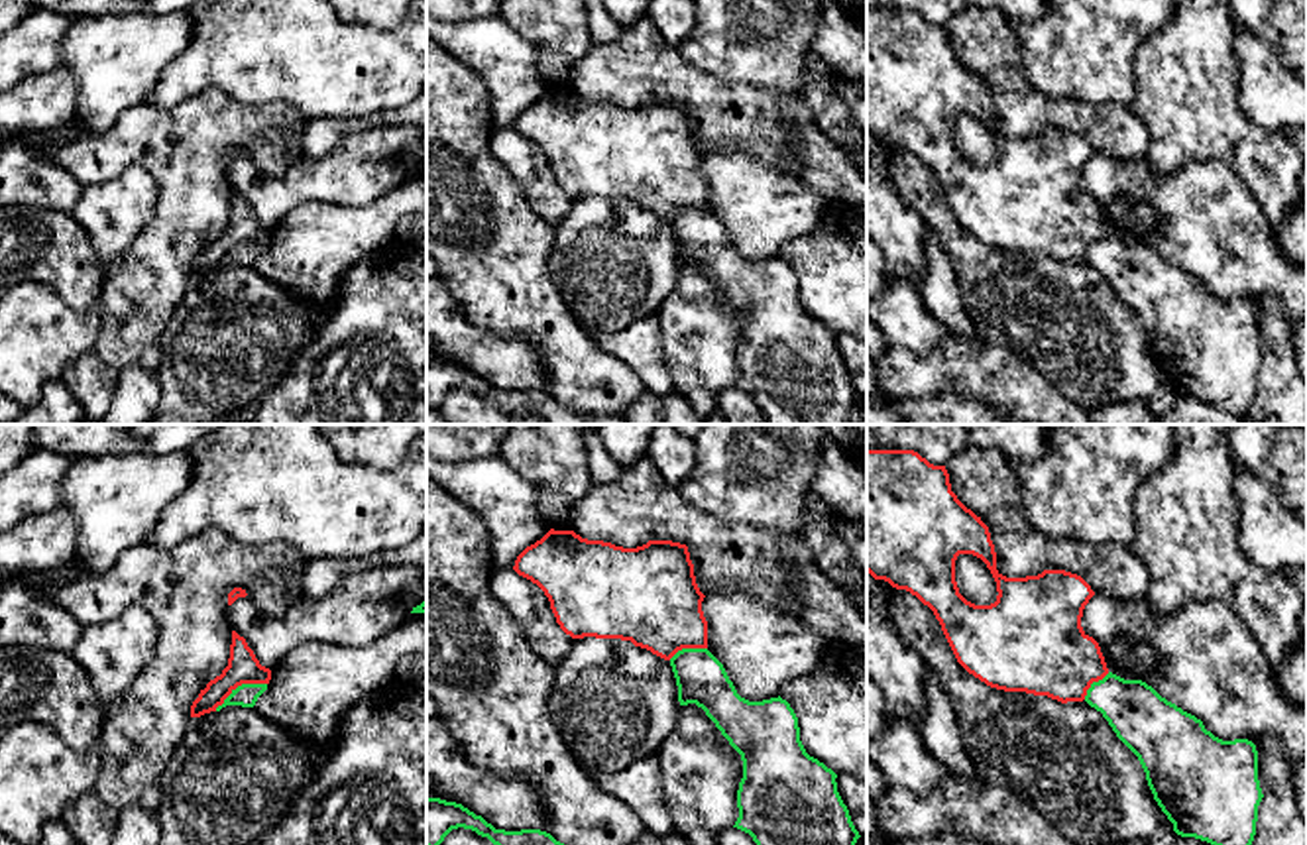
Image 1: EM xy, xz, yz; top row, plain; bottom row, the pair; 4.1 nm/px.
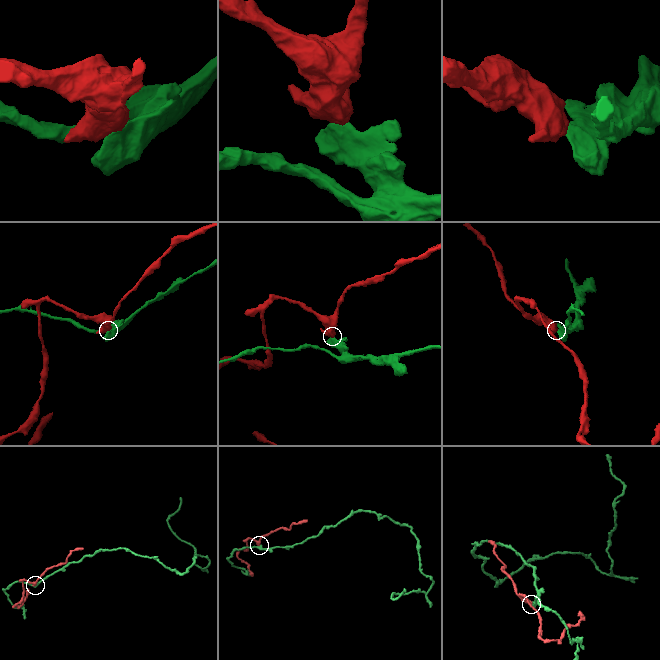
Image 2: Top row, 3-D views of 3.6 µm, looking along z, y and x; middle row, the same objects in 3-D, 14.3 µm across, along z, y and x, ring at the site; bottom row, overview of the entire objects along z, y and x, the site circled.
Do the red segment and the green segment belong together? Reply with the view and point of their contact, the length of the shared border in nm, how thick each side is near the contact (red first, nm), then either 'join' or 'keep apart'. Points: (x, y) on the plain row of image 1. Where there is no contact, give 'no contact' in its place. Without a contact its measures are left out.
xy (240, 244) | 240 nm | 130/90 nm | keep apart

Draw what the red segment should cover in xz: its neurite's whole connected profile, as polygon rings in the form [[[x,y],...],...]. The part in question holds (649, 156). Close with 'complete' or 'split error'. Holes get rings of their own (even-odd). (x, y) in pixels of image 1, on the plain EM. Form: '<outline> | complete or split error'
[[[550,88],[513,130],[544,151],[572,198],[631,200],[664,220],[682,208],[708,208],[706,155],[686,104],[623,108]]] | complete

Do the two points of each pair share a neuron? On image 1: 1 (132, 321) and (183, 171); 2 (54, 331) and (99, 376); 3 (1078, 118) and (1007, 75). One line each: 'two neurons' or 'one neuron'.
1: one neuron
2: two neurons
3: one neuron

